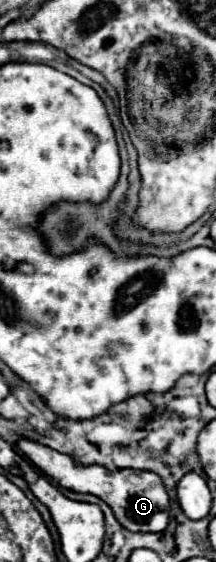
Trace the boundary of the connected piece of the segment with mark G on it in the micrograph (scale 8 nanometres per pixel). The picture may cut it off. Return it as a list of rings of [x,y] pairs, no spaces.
[[[19,439],[17,447],[41,469],[45,471],[57,485],[77,491],[77,493],[91,493],[103,499],[115,519],[129,531],[165,531],[169,523],[169,495],[165,485],[161,483],[159,475],[151,471],[131,471],[131,469],[113,469],[109,471],[103,465],[81,465],[71,455],[59,453],[51,447],[45,447],[31,439]]]

